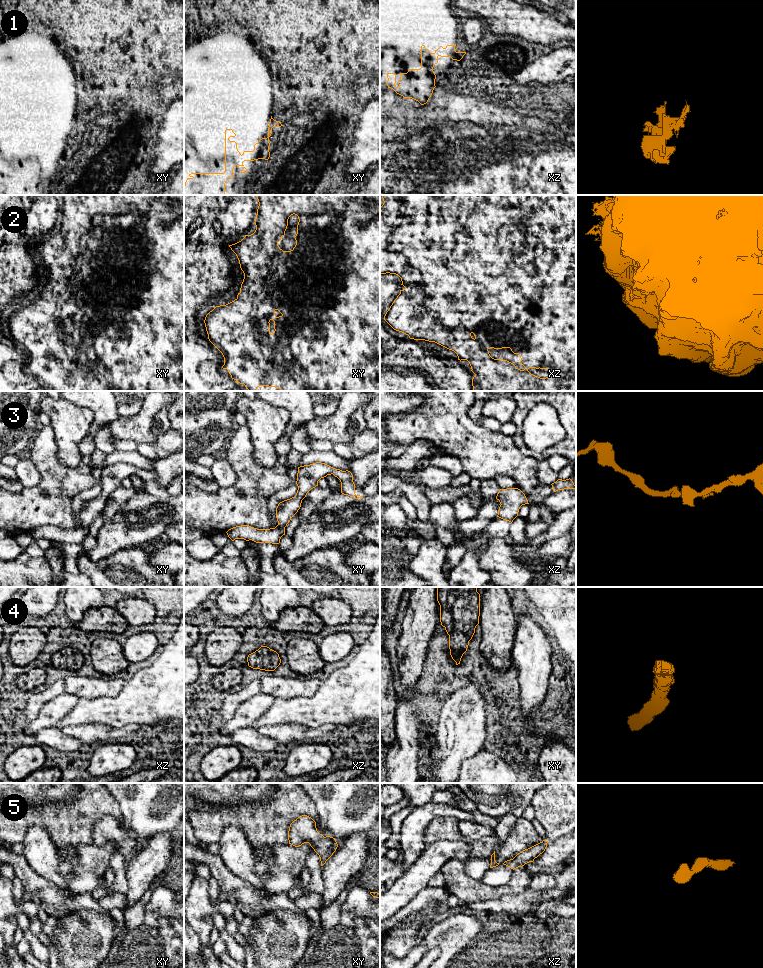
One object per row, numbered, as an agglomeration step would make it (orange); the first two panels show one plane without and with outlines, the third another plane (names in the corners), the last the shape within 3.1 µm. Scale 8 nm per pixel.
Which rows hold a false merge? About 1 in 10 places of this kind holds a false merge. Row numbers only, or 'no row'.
no row

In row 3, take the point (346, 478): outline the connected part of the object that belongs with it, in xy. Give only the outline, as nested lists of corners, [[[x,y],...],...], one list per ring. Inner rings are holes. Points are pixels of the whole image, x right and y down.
[[[321,462],[300,466],[298,467],[296,481],[298,486],[297,493],[294,497],[278,504],[276,508],[278,525],[275,528],[257,529],[249,525],[241,525],[229,529],[226,532],[228,537],[232,541],[235,539],[244,539],[246,541],[252,540],[256,543],[279,544],[281,537],[285,535],[285,527],[300,509],[302,500],[306,497],[307,493],[318,486],[318,481],[321,478],[331,474],[340,480],[342,494],[358,500],[363,498],[355,494],[355,484],[353,482],[353,475],[350,471],[335,469]]]

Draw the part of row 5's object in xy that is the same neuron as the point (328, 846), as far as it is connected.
[[[302,815],[294,820],[288,831],[289,844],[299,847],[304,843],[309,843],[314,851],[319,855],[321,865],[336,851],[338,844],[335,838],[324,837],[317,831],[316,822],[307,815]]]

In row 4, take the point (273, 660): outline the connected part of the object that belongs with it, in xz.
[[[261,646],[247,657],[248,666],[253,669],[274,671],[281,663],[279,654],[267,646]]]

